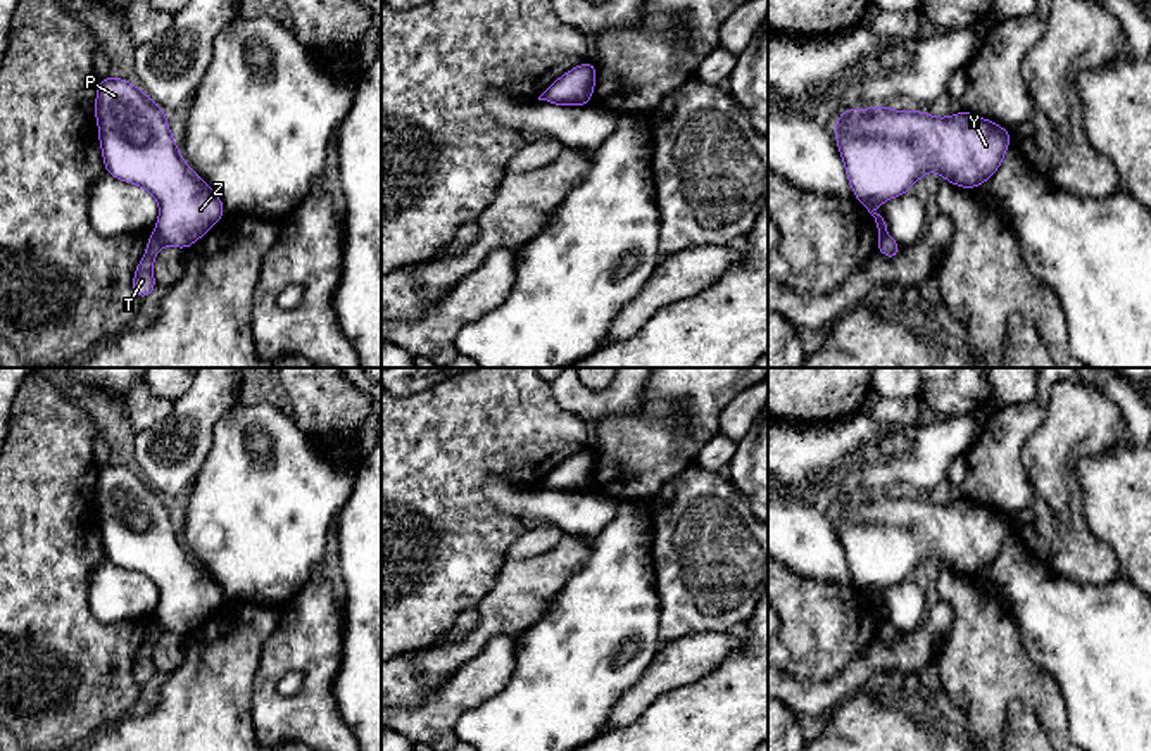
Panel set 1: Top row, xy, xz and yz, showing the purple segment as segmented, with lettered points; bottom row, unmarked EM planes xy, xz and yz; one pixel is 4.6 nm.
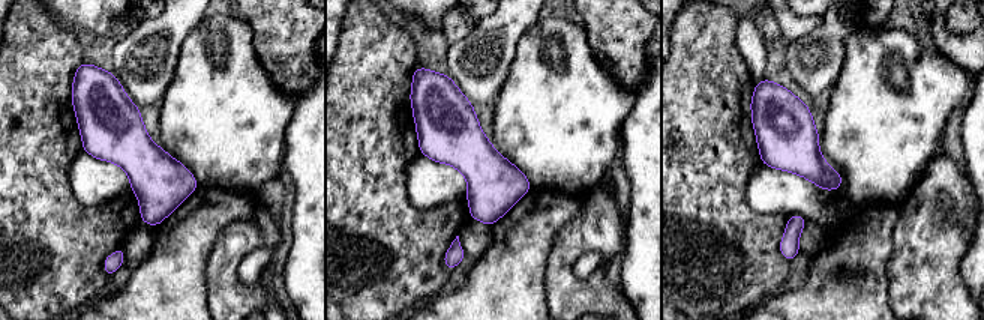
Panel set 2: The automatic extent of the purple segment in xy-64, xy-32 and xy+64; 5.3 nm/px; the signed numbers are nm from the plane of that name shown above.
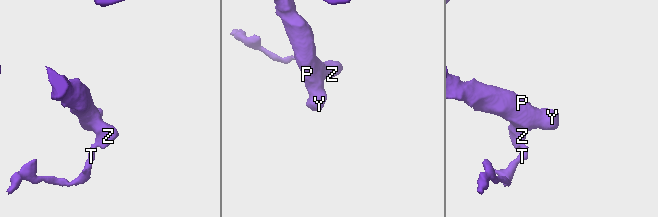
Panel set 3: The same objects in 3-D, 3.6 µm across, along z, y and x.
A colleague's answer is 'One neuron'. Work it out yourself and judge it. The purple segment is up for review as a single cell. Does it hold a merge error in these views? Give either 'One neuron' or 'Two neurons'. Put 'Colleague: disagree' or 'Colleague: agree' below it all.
Two neurons
Colleague: disagree

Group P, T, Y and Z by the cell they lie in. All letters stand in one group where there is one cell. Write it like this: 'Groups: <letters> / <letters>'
Groups: P Y Z / T

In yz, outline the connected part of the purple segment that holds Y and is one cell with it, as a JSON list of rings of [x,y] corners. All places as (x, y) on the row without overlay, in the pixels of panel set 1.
[[[877,492],[873,495],[844,497],[835,508],[835,528],[846,552],[849,571],[858,589],[875,604],[880,623],[887,620],[887,611],[884,604],[873,597],[875,592],[909,578],[928,558],[937,558],[946,568],[961,575],[977,575],[997,558],[1011,528],[1011,520],[989,506],[965,497],[951,504],[934,504],[925,497],[904,499],[890,497],[887,492]]]

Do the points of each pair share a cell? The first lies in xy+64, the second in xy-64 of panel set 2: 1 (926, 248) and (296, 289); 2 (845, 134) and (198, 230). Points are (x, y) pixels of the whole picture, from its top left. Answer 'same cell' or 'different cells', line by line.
1: different cells
2: different cells

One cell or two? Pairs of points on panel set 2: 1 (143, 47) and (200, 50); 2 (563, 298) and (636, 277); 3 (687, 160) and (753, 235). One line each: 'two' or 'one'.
1: two
2: two
3: one

